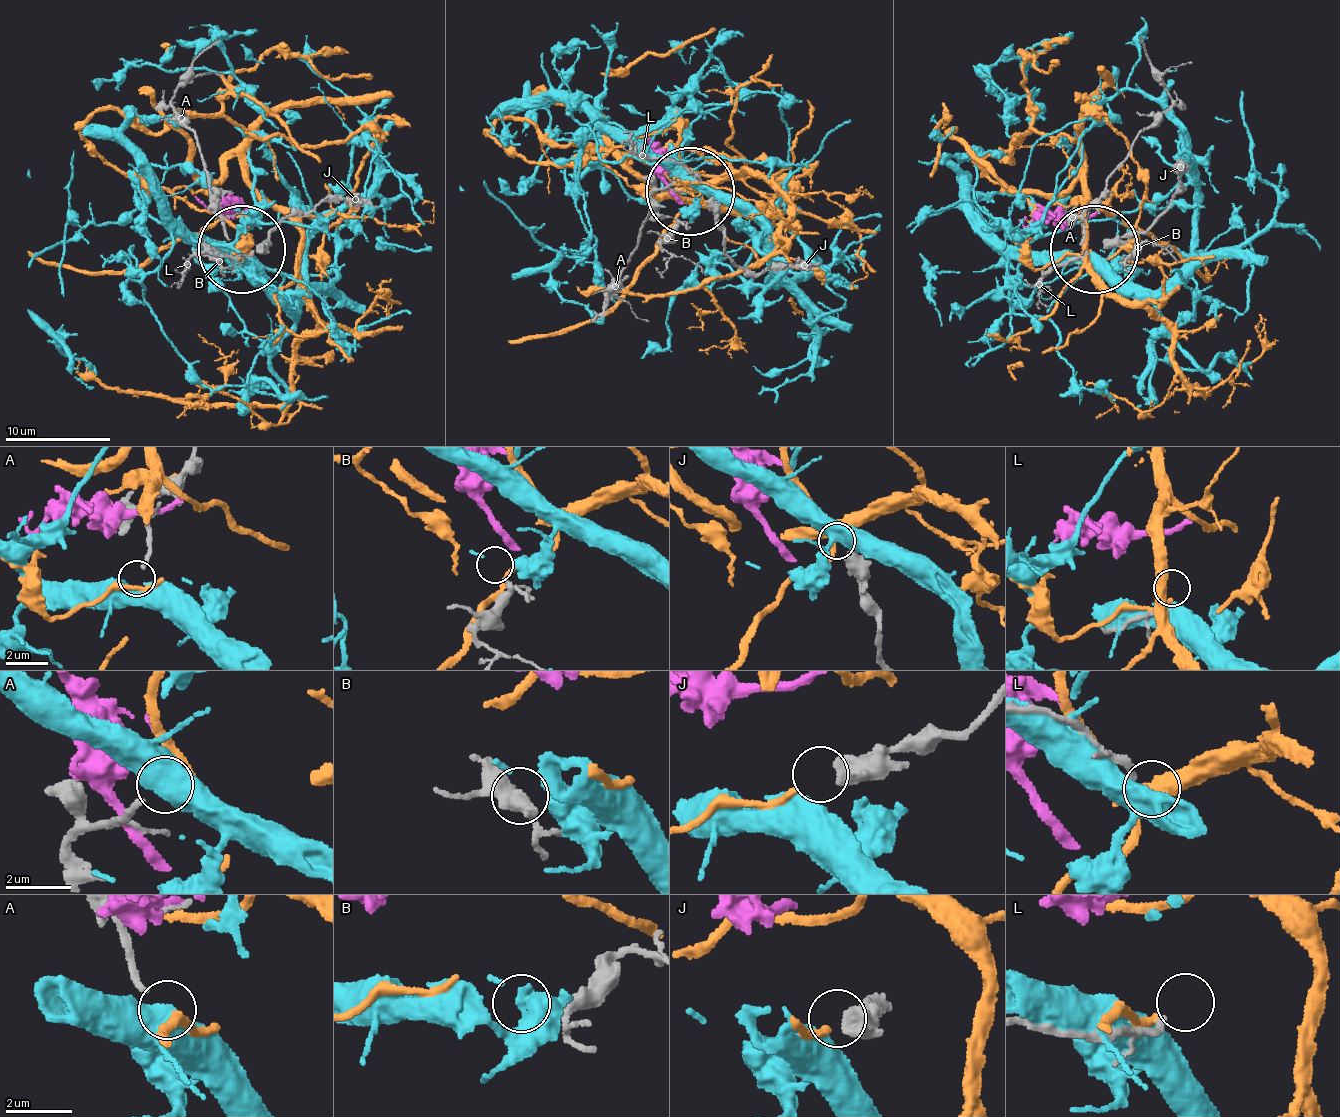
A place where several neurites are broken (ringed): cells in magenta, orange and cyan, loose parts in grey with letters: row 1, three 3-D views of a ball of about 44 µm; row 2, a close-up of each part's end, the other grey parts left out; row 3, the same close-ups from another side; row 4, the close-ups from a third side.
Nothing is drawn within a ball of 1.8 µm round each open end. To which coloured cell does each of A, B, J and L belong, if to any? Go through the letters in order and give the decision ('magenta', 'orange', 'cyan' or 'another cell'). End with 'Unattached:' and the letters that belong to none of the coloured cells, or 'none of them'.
A: cyan
B: another cell
J: orange
L: another cell
Unattached: B, L

